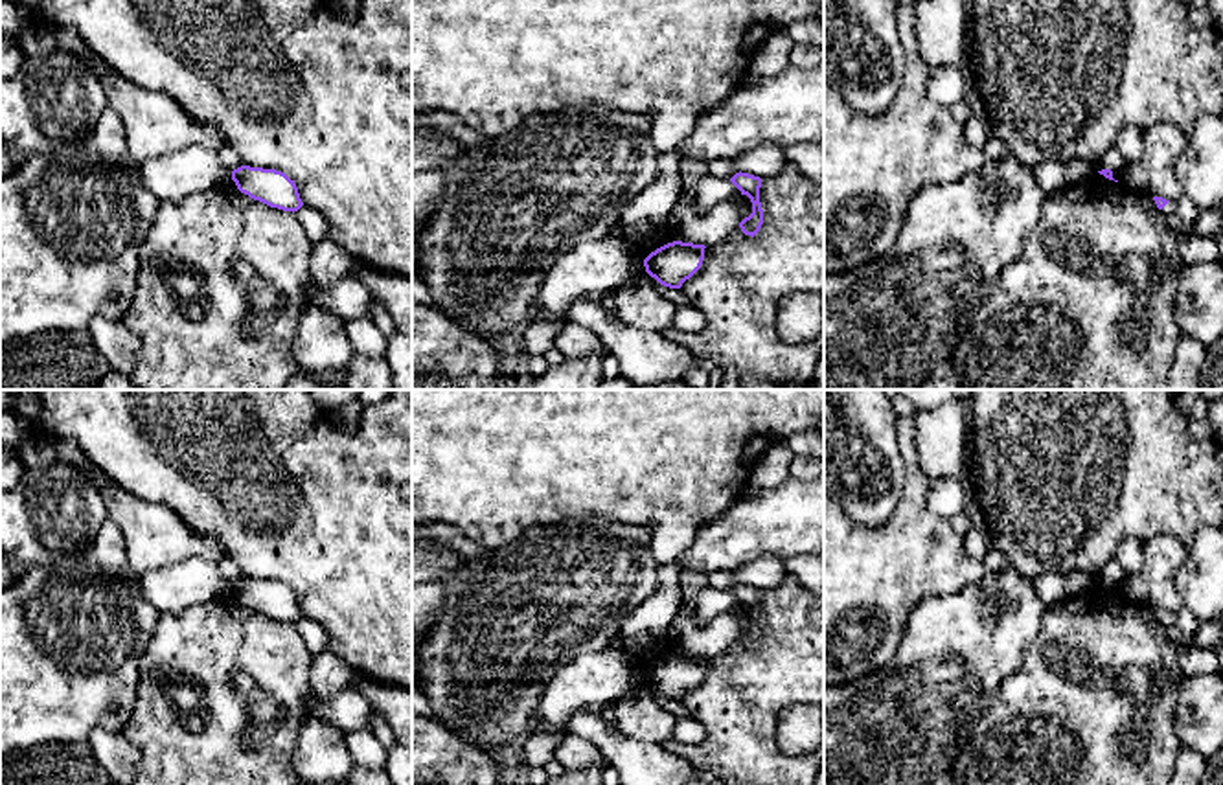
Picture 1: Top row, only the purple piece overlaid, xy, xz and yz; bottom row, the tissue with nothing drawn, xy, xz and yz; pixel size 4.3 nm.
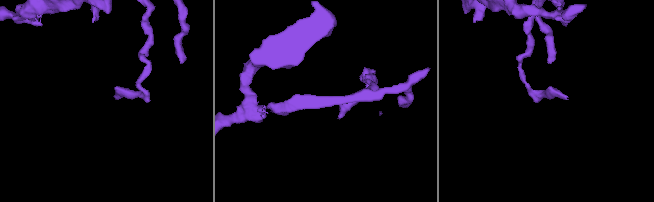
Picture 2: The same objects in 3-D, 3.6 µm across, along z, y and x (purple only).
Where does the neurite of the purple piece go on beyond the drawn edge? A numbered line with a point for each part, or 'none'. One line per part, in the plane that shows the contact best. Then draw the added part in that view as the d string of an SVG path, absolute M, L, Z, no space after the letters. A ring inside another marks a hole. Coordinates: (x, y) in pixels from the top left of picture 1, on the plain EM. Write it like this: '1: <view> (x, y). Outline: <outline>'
none

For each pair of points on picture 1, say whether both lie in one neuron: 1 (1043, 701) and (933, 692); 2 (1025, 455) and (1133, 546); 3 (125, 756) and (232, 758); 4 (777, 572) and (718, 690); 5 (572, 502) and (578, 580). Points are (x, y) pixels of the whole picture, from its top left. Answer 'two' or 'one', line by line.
1: two
2: two
3: two
4: two
5: two

